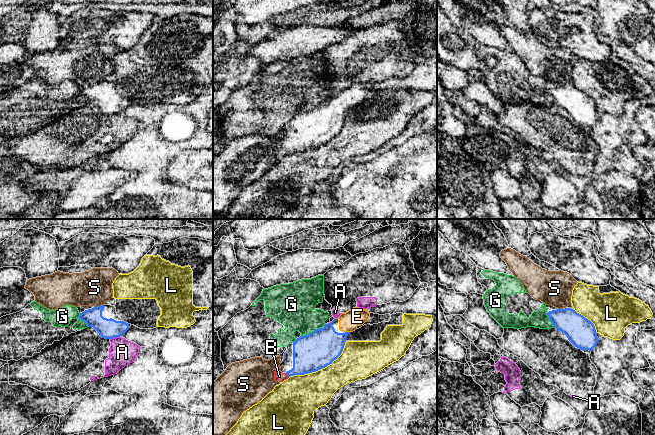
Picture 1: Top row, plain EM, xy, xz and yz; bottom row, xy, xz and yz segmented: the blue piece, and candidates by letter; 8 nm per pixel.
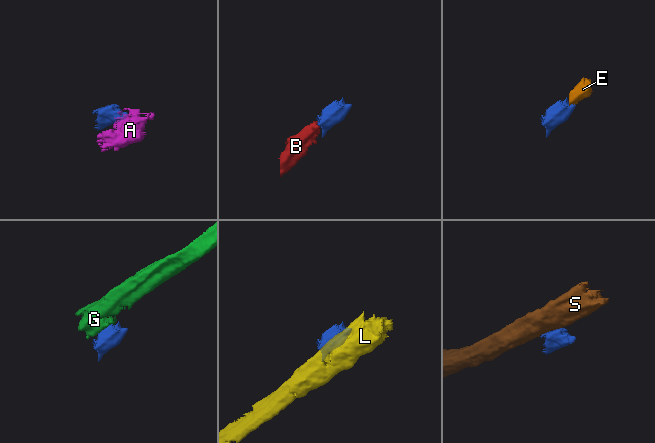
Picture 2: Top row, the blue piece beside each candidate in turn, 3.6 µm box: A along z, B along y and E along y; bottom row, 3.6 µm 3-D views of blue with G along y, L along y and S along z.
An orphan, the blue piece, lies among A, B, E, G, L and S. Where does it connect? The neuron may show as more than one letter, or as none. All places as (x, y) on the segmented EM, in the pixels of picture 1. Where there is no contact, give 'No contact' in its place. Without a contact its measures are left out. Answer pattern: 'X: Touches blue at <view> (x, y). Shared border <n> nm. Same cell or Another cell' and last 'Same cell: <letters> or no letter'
A: Touches blue at xy (114, 337). Shared border 80 nm. Another cell
B: Touches blue at xz (287, 374). Shared border 50 nm. Same cell
E: Touches blue at xz (347, 332). Shared border 40 nm. Same cell
G: Touches blue at xz (312, 332). Shared border 180 nm. Another cell
L: Touches blue at xz (321, 368). Shared border 550 nm. Another cell
S: Touches blue at xy (98, 306). Shared border 80 nm. Another cell
Same cell: B, E

